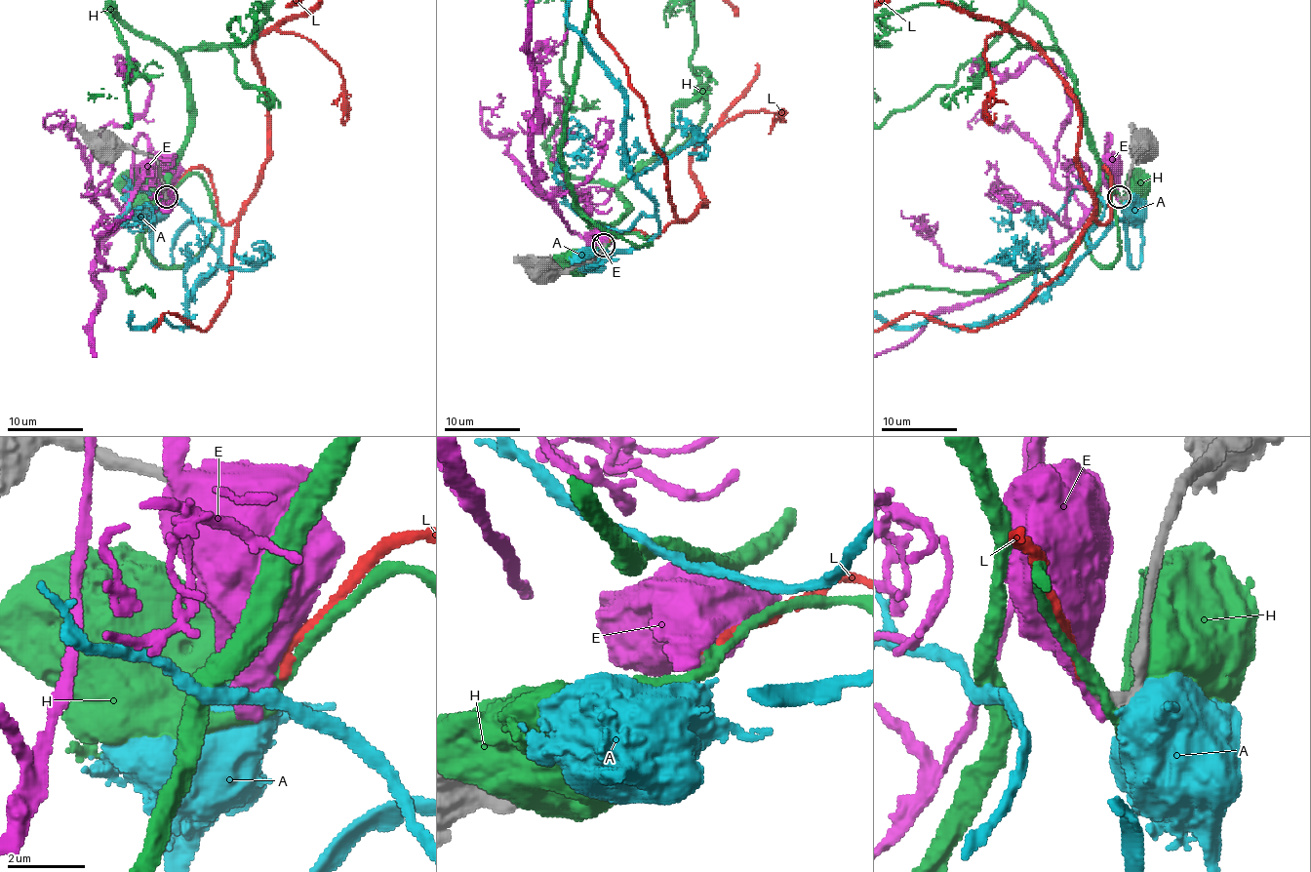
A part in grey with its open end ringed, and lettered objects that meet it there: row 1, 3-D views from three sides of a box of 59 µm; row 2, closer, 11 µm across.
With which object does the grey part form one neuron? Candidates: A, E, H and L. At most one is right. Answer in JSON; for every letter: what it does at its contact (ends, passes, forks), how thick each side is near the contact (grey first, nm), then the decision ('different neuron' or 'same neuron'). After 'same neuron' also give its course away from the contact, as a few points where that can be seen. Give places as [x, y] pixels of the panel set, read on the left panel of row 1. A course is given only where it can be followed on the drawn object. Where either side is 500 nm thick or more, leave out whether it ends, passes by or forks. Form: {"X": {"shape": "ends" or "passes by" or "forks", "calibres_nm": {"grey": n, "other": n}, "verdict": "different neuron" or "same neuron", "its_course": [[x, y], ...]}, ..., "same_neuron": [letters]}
{"A": {"calibres_nm": {"grey": 380, "other": 800}, "verdict": "different neuron"}, "E": {"calibres_nm": {"grey": 280, "other": 700}, "verdict": "different neuron"}, "H": {"shape": "passes by", "calibres_nm": {"grey": 300, "other": 360}, "verdict": "different neuron"}, "L": {"shape": "ends", "calibres_nm": {"grey": 280, "other": 130}, "verdict": "same neuron"}, "same_neuron": ["L"]}

